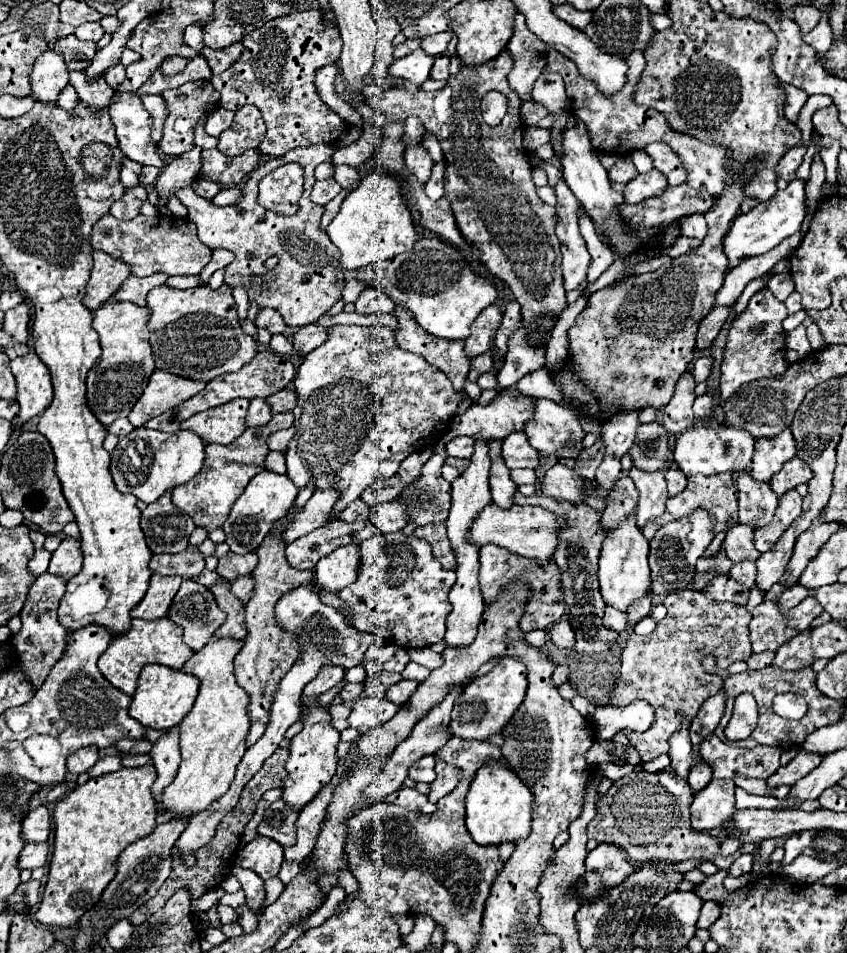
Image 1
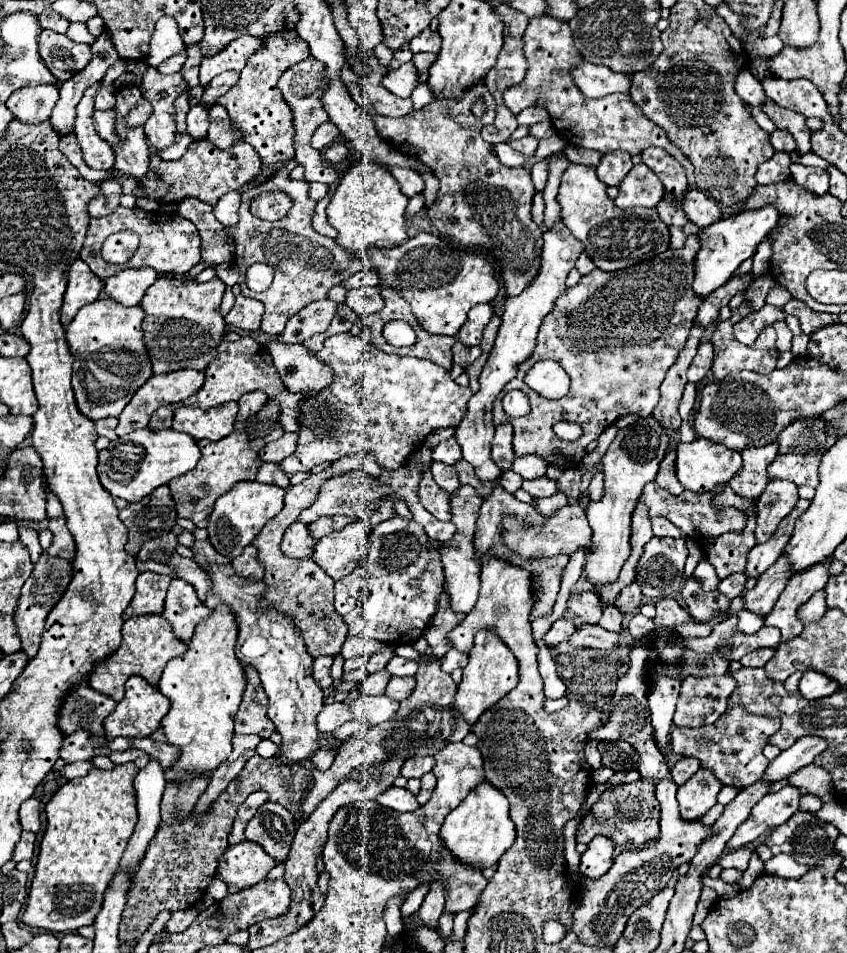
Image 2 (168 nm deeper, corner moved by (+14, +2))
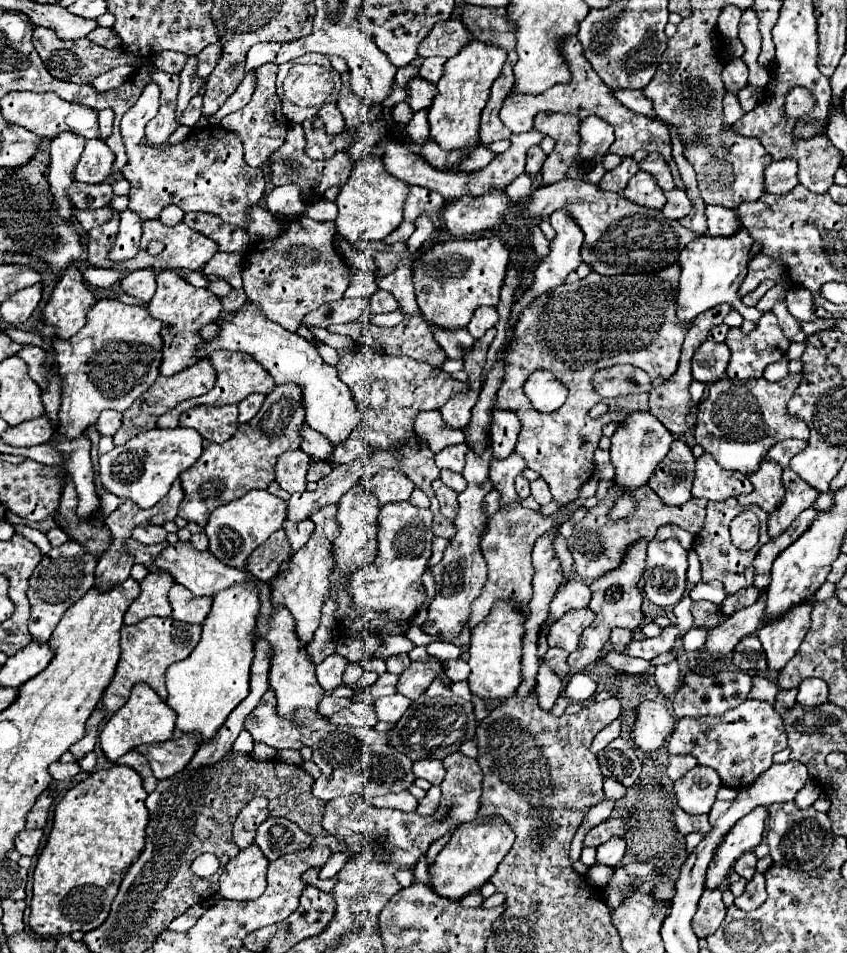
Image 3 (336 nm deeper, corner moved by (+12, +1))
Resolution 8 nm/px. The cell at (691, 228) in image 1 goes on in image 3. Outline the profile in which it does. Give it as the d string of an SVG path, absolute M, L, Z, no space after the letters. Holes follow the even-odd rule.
M673 188L671 192L665 192L665 198L667 198L667 204L663 208L663 214L671 220L679 220L683 216L689 214L691 210L691 202L687 198L687 194L679 188Z

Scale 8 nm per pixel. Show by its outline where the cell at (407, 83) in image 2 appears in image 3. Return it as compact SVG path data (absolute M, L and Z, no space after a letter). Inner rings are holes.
M415 76L411 82L411 94L407 98L407 104L411 106L413 112L419 112L419 110L429 110L429 106L433 104L433 98L437 94L437 86L435 84L429 84L429 82L423 82L419 76Z

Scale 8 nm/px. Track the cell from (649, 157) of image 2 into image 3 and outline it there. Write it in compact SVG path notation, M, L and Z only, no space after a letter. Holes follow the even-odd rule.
M649 154L643 162L639 162L639 170L649 172L651 176L655 176L657 184L659 184L665 192L675 188L673 178L671 178L671 172L669 172L669 166L663 162L663 158L659 158L659 154Z

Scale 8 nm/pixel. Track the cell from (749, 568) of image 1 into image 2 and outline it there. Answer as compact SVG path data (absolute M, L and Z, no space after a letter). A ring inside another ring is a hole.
M733 573L733 575L725 577L725 579L721 579L717 589L719 589L721 593L725 593L729 599L733 599L733 597L737 597L737 595L741 595L741 593L743 593L745 581L747 581L745 573Z

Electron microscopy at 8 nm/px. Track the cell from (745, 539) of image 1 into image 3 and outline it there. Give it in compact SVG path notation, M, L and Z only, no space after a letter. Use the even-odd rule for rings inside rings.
M729 498L725 502L713 502L709 501L706 507L705 526L703 530L695 536L695 542L693 542L693 550L697 552L699 556L699 562L701 562L701 582L711 582L711 580L719 580L723 586L725 586L725 592L727 594L735 594L743 588L749 588L753 586L753 580L755 580L755 568L753 568L753 560L759 552L759 548L769 542L769 536L767 536L767 520L769 520L769 514L763 512L759 506L751 504L751 506L743 506L739 504L735 498ZM745 510L751 510L757 514L759 522L761 522L761 536L759 536L759 542L755 548L751 550L739 550L737 546L731 544L731 538L729 538L729 524L731 520L735 518L740 512Z

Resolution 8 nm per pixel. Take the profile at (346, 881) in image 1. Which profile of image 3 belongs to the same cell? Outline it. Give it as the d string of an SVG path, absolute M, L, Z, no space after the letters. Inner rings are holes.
M255 844L241 850L227 862L225 874L221 874L219 894L227 900L257 900L265 892L267 866L269 860L263 858Z

